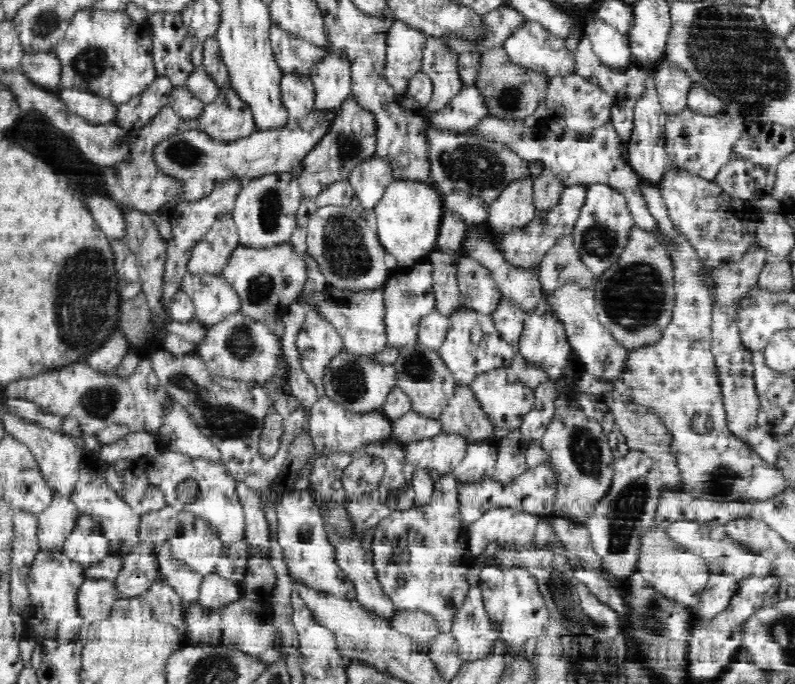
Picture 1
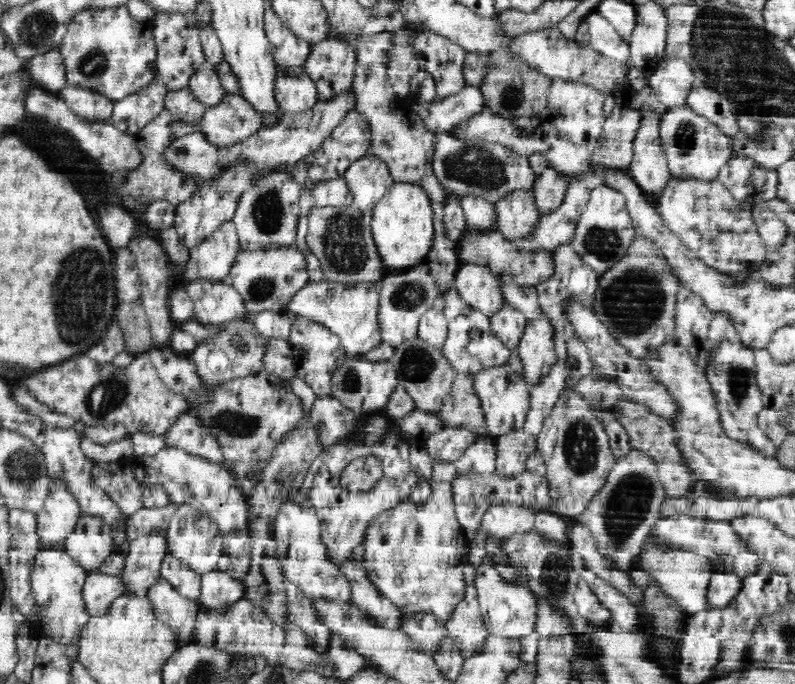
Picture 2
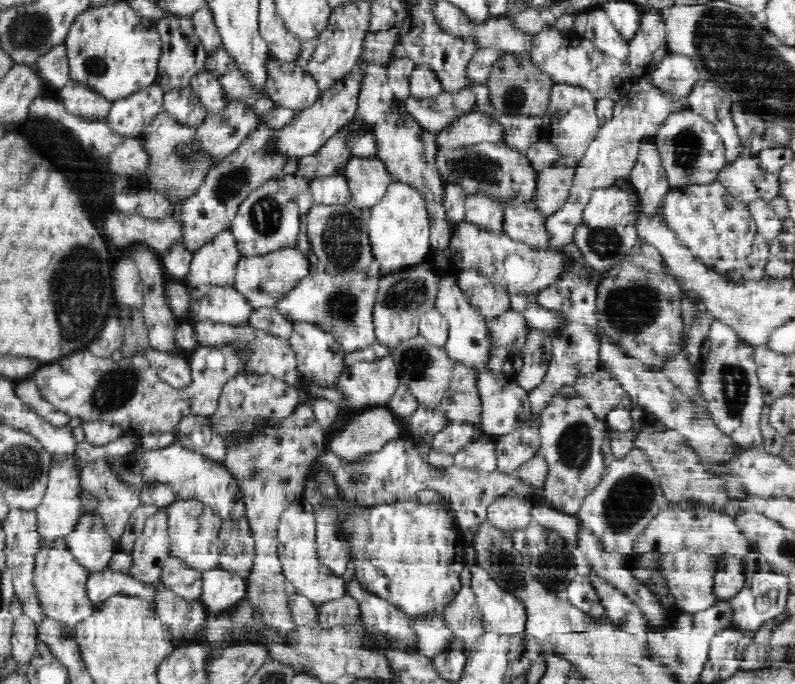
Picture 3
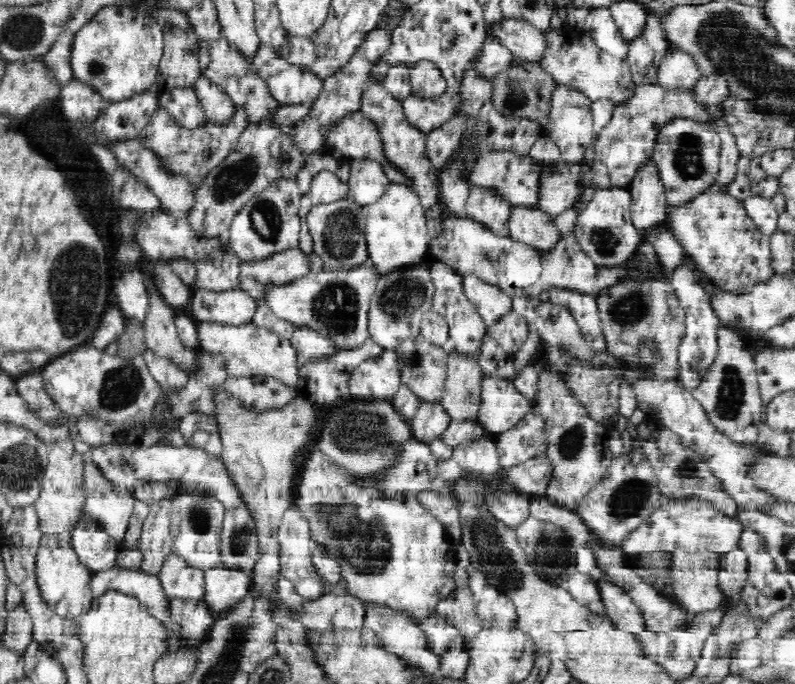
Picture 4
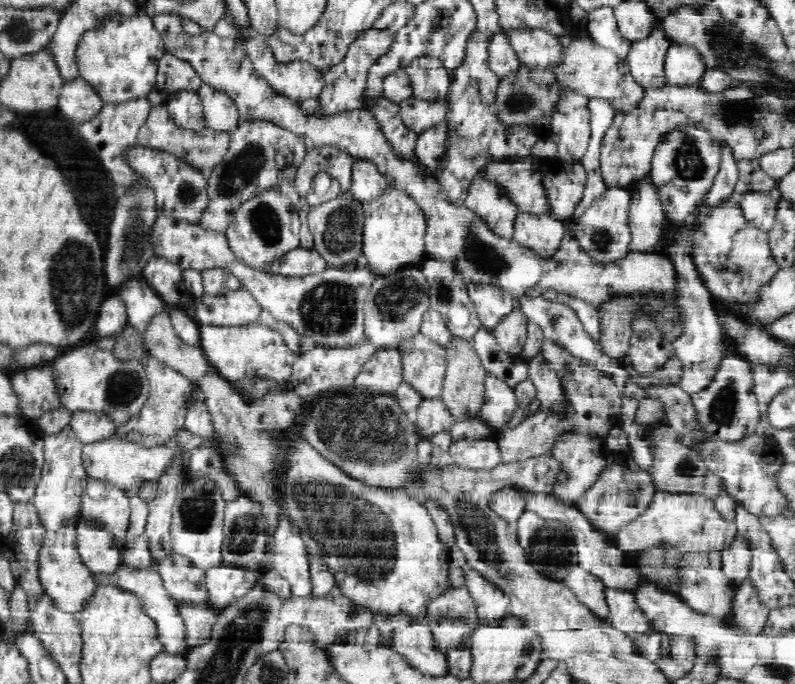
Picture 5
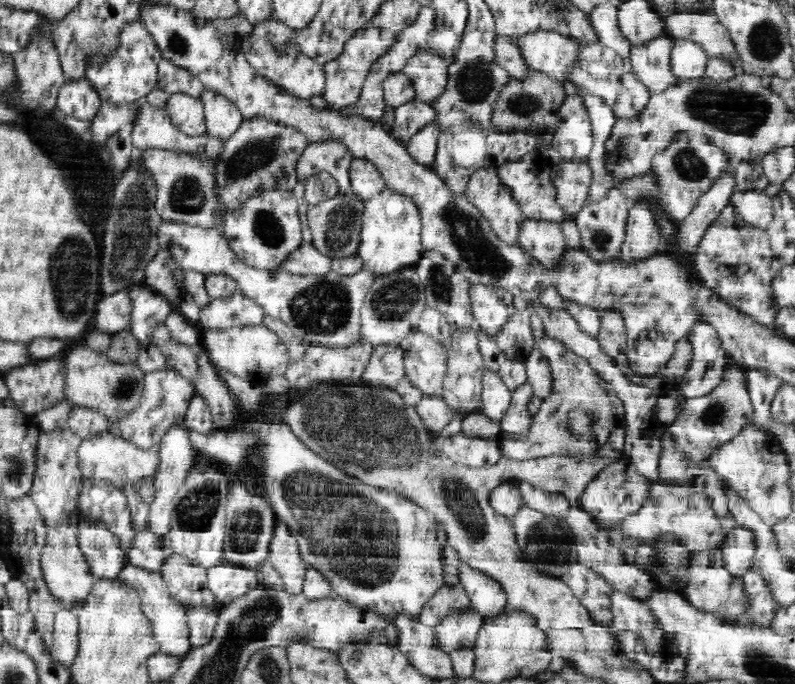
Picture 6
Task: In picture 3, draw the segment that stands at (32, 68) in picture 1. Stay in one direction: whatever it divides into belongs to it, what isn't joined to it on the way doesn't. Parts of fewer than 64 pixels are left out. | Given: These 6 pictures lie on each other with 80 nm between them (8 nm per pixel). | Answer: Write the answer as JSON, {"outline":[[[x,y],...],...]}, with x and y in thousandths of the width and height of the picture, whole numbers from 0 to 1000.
{"outline":[[[72,66],[59,79],[45,86],[42,99],[65,135],[88,121],[83,69],[78,66]]]}

